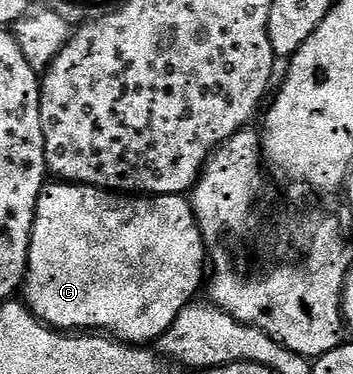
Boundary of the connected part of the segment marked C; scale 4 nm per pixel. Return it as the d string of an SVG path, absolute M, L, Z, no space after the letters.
M55 180L44 185L37 200L27 253L25 302L53 330L102 332L132 346L155 344L183 309L196 301L195 293L205 282L203 269L209 266L206 249L191 203L182 194L128 196Z

